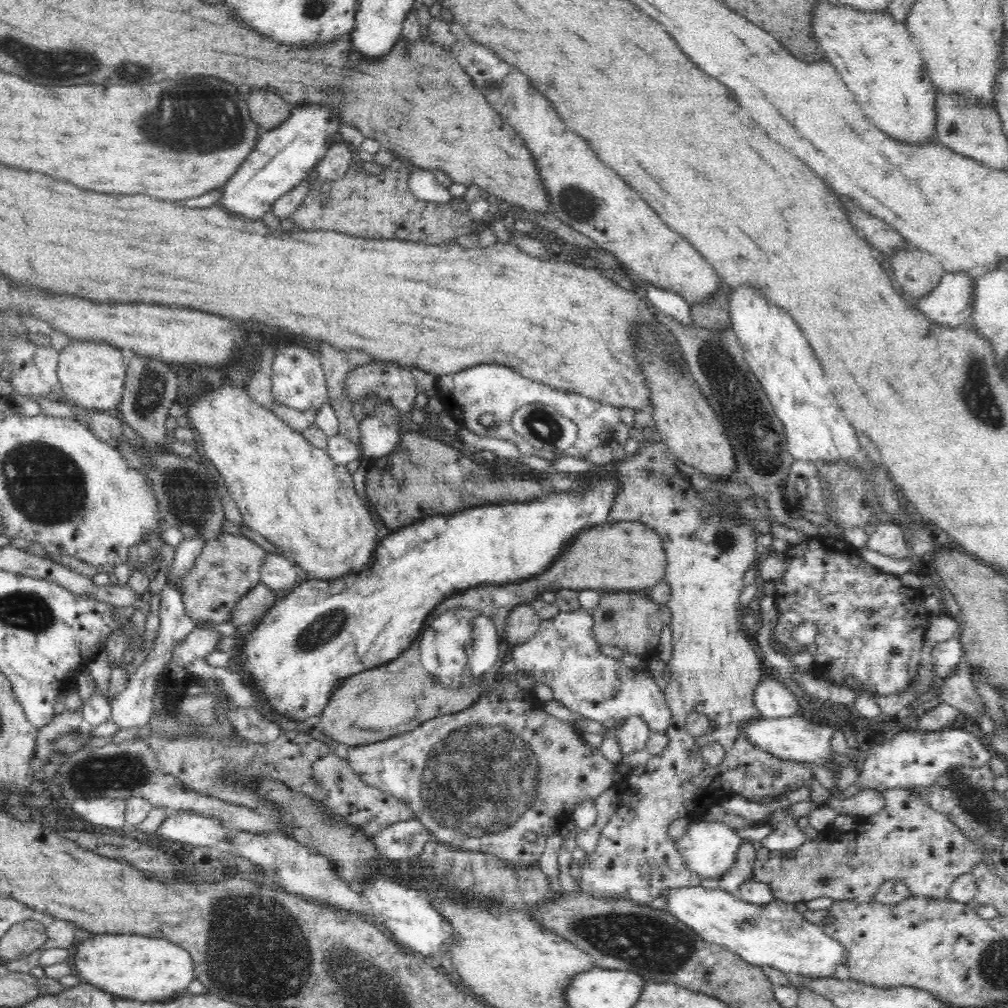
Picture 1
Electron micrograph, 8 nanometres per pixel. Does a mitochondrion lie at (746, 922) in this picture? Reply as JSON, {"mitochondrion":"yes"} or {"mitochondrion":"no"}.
{"mitochondrion":"yes"}

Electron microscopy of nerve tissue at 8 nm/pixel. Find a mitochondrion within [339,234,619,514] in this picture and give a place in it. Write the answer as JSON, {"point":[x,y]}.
{"point":[416,452]}

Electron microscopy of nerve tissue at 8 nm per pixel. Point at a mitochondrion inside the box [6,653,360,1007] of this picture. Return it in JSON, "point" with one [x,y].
{"point":[240,917]}

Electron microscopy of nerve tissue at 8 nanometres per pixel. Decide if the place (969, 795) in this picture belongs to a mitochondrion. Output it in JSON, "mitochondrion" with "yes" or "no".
{"mitochondrion":"yes"}

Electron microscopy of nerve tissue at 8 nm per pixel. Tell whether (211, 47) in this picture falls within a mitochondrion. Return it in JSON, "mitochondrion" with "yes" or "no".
{"mitochondrion":"no"}

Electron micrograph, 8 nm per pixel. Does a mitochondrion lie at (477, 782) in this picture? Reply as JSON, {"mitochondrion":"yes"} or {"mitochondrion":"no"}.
{"mitochondrion":"yes"}

